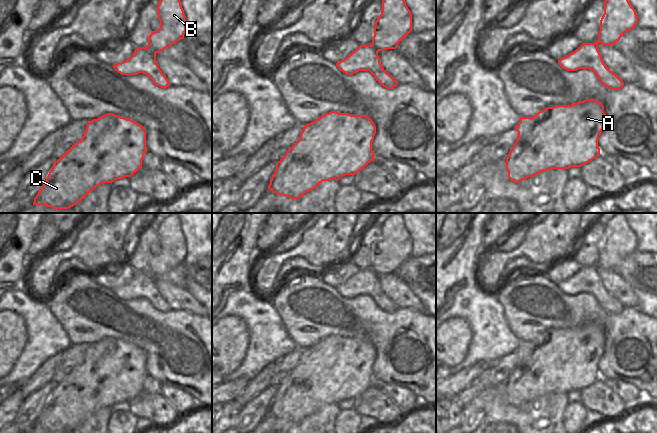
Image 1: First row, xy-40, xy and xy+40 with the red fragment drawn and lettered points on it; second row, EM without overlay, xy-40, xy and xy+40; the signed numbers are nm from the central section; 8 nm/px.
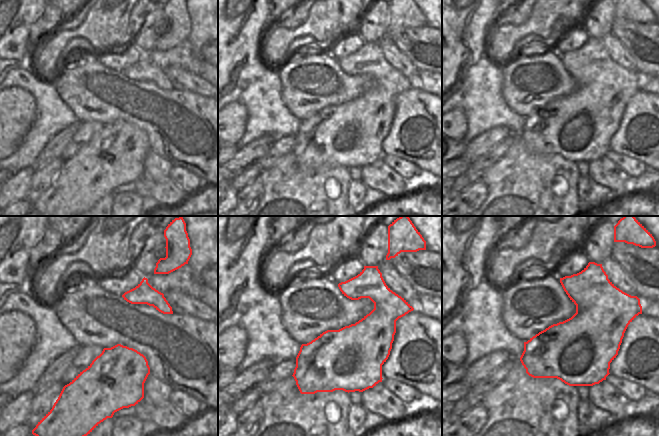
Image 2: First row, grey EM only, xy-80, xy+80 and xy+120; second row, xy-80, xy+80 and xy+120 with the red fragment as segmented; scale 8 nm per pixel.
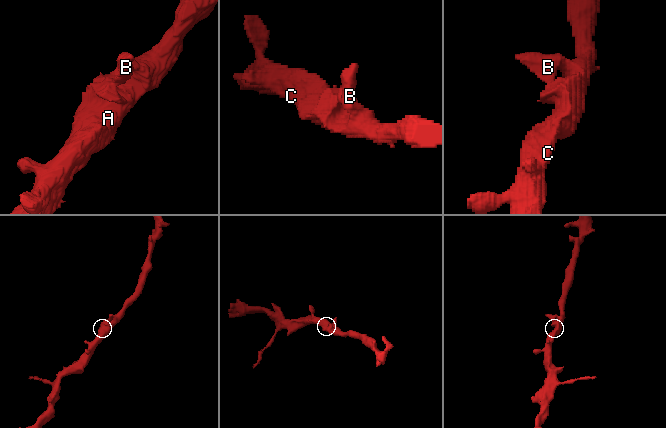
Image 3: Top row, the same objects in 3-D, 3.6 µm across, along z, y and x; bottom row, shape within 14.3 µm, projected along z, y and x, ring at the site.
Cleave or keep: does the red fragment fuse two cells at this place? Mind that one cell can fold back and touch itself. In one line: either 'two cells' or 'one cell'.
one cell

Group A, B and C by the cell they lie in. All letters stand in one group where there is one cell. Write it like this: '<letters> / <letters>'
A B C

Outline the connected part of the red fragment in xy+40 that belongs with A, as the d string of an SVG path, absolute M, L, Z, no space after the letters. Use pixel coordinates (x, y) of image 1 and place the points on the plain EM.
M595 323L547 331L533 341L520 341L516 366L506 382L508 402L519 407L549 393L581 391L600 379L598 362L604 352L604 330Z

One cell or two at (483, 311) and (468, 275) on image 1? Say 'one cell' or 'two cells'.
two cells

